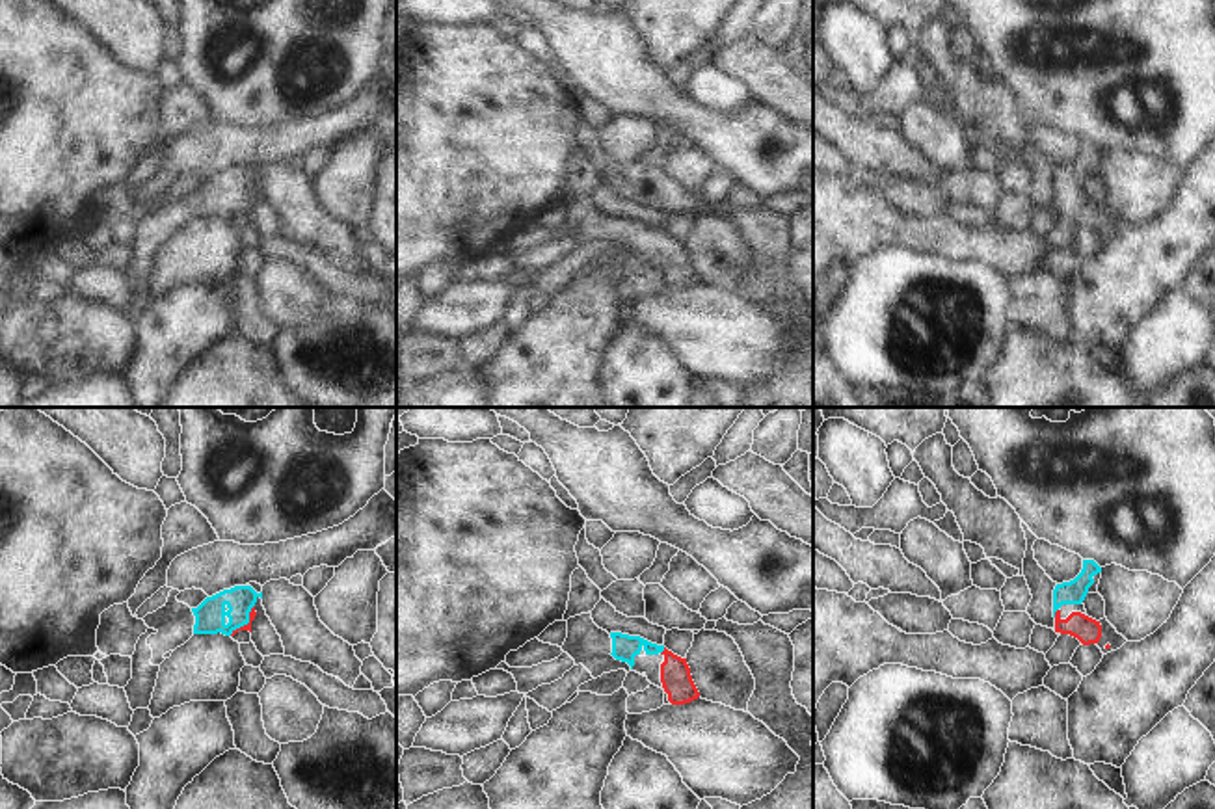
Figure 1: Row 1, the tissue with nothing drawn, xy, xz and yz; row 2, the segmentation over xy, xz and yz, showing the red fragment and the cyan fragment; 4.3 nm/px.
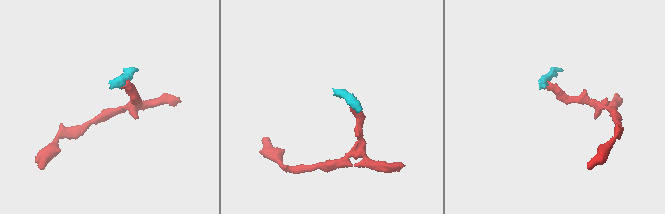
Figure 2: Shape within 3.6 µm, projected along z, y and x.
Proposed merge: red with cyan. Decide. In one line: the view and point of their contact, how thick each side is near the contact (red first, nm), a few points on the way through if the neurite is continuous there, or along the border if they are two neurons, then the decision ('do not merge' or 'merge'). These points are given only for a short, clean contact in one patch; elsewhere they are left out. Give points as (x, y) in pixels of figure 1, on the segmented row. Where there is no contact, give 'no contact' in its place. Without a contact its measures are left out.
meets red in xy at (248, 623); 30 nm thick on the red side, 130 nm on the other; runs through xy (252, 614), (248, 623), (237, 614), (211, 614); merge

